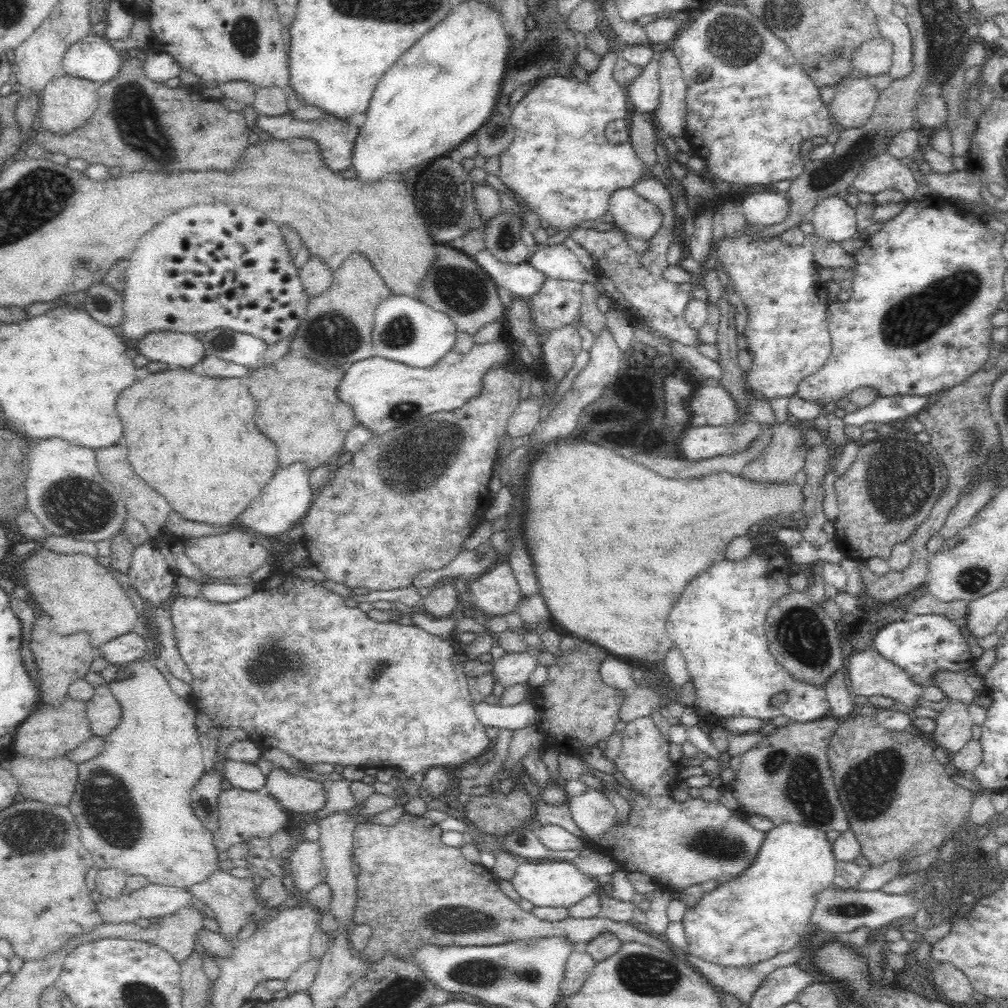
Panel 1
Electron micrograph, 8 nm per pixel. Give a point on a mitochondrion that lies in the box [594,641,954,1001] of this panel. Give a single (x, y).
(804, 791)

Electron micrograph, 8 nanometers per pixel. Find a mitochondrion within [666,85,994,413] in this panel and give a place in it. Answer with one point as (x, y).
(915, 319)

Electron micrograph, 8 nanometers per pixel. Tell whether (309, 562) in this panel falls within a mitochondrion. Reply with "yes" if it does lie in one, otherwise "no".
no

